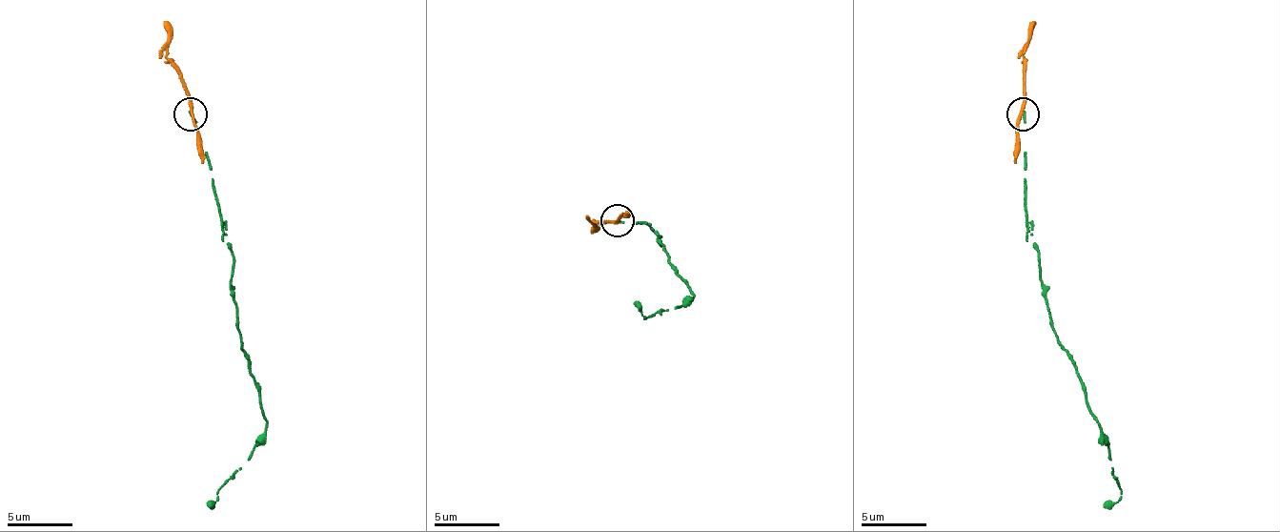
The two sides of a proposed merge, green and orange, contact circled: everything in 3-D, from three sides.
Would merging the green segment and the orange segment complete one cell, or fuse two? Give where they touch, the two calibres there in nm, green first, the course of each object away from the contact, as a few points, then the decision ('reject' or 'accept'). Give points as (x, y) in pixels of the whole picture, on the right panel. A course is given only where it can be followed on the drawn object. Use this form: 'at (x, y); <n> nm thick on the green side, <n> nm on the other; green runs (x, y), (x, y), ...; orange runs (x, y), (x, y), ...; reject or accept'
at (1023, 113); 190 nm thick on the green side, 240 nm on the other; green runs (1022, 114), (1028, 242), (1038, 253), (1048, 324), (1101, 426), (1101, 439), (1120, 498), (1104, 504); orange runs (1022, 112), (1022, 59), (1035, 20); reject

